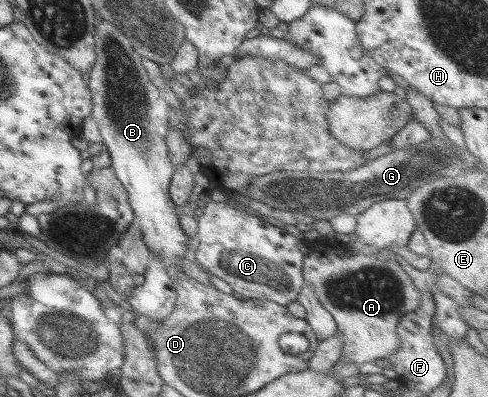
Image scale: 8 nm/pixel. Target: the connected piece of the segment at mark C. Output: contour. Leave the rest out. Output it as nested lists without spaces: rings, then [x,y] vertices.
[[[209,201],[200,204],[197,211],[195,235],[199,239],[193,255],[195,264],[207,275],[215,276],[229,285],[232,291],[241,299],[269,300],[286,306],[296,298],[302,286],[301,267],[303,255],[297,249],[299,240],[286,233],[283,228],[262,222],[258,217],[247,215],[229,203]]]

